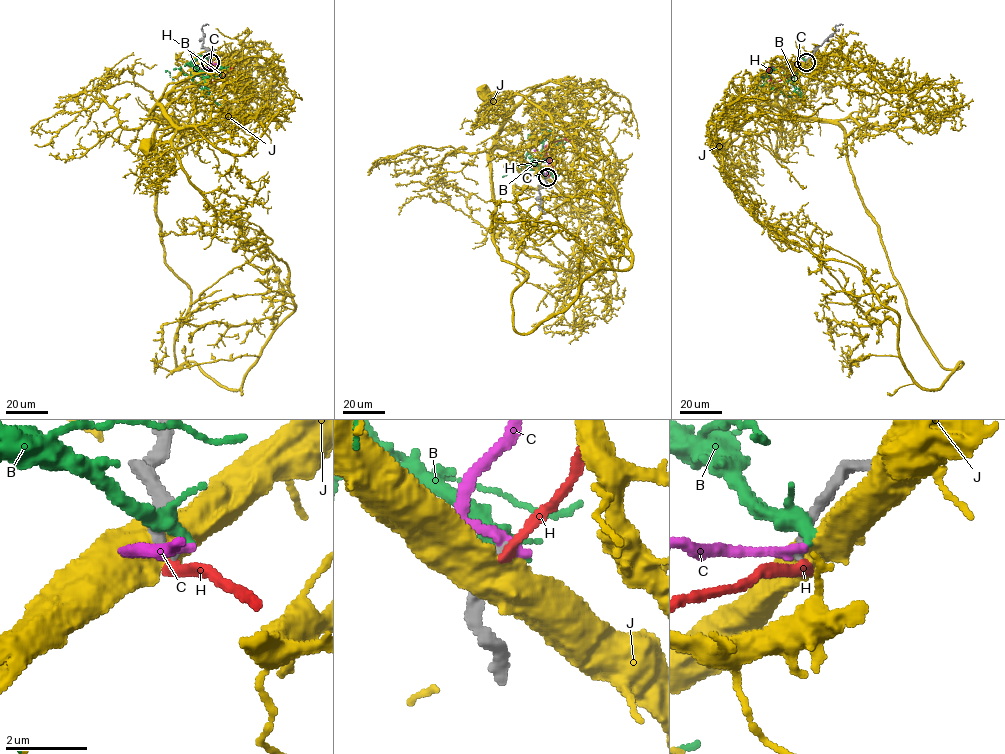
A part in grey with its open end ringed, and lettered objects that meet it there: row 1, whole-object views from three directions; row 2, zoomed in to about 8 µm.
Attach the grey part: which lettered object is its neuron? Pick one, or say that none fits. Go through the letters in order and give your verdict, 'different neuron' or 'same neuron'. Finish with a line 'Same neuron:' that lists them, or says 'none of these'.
B: different neuron
C: different neuron
H: different neuron
J: different neuron
Same neuron: none of these

